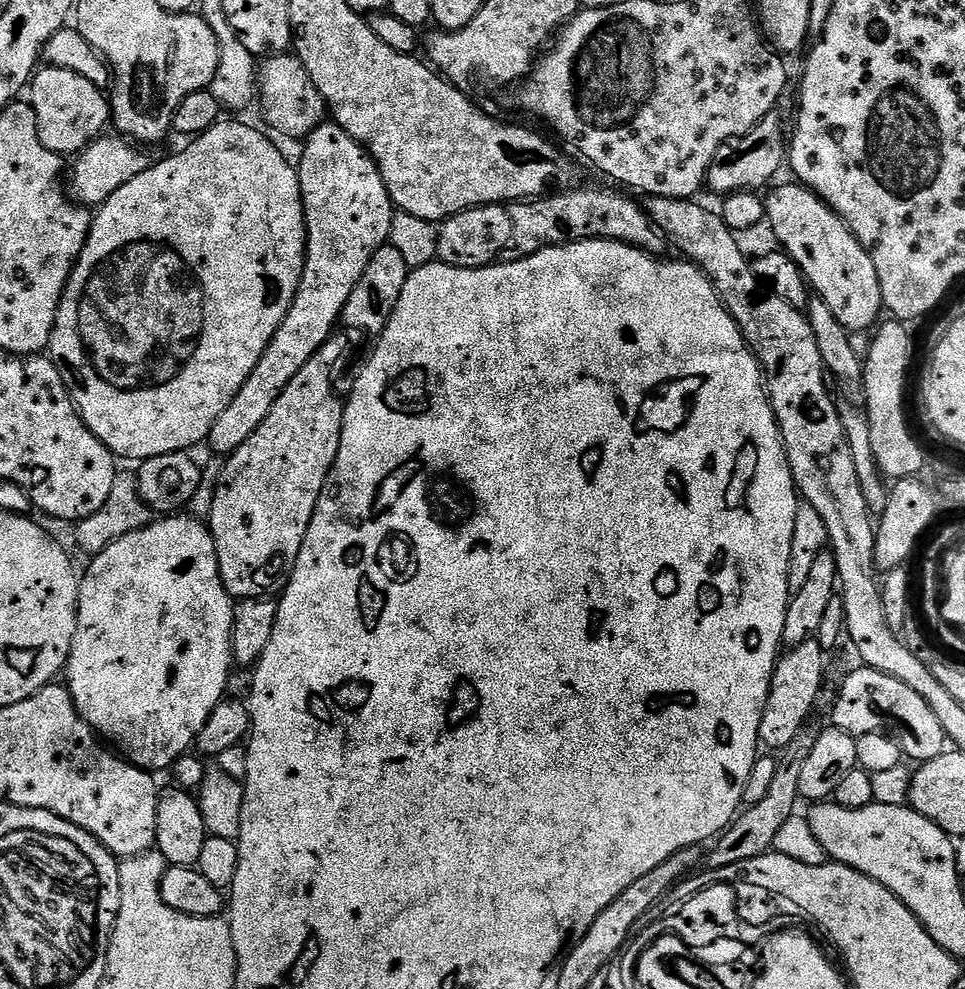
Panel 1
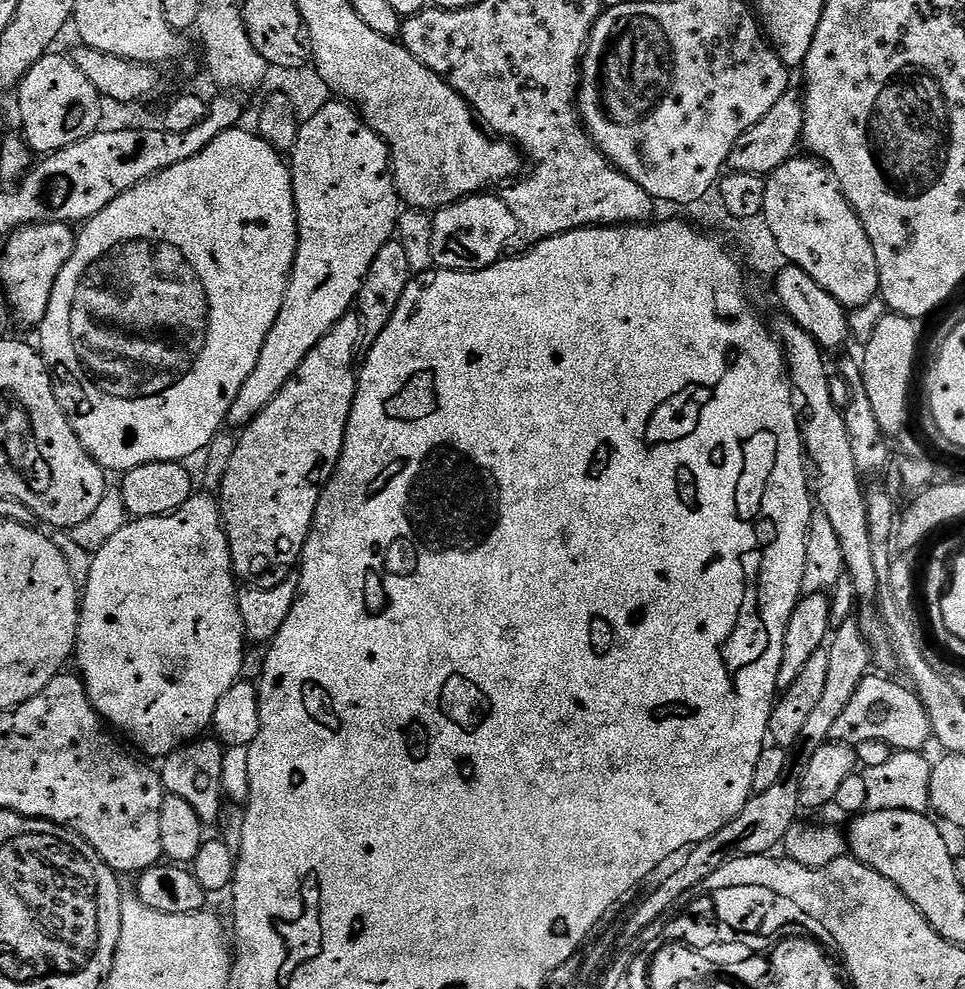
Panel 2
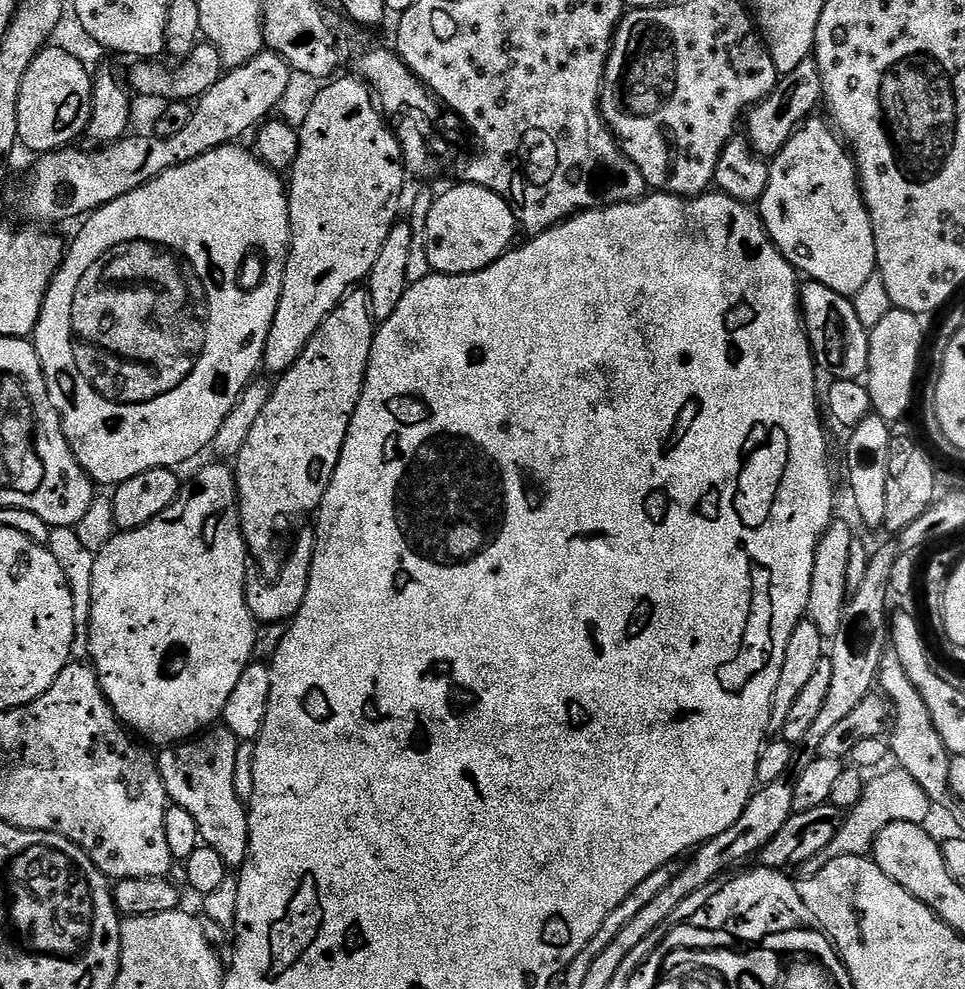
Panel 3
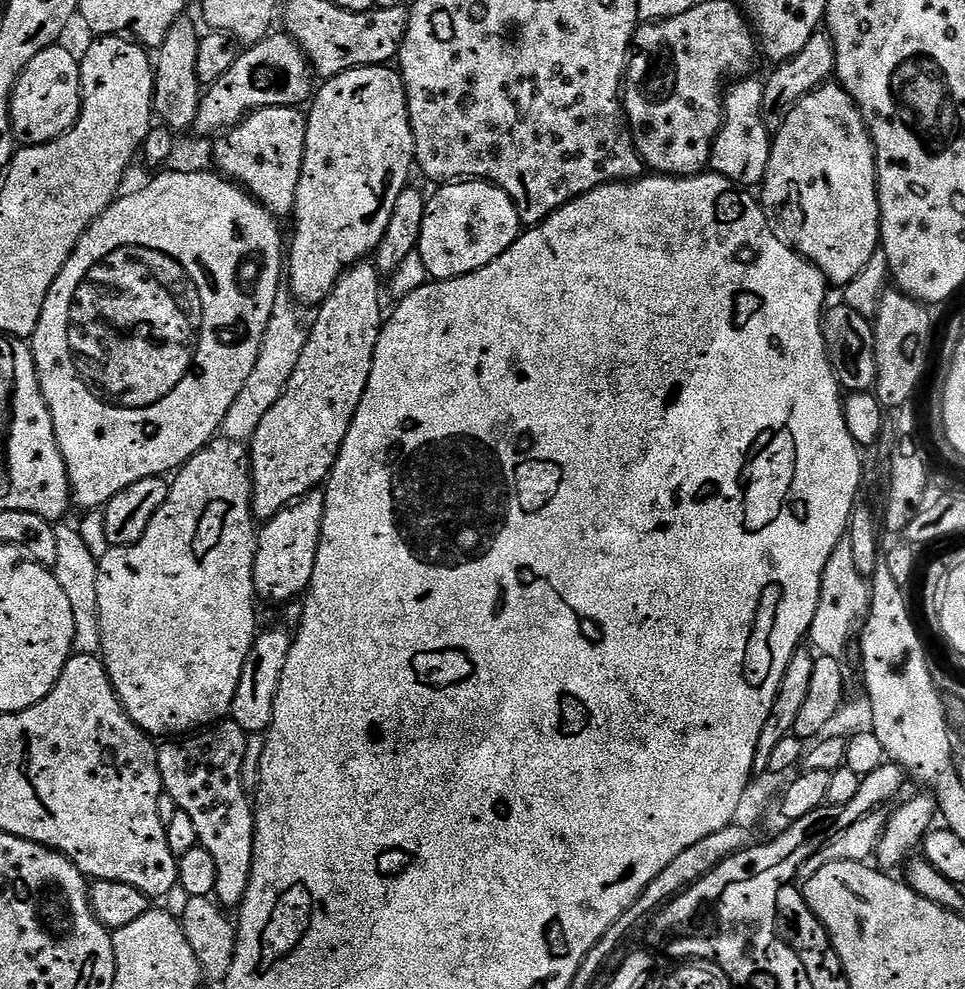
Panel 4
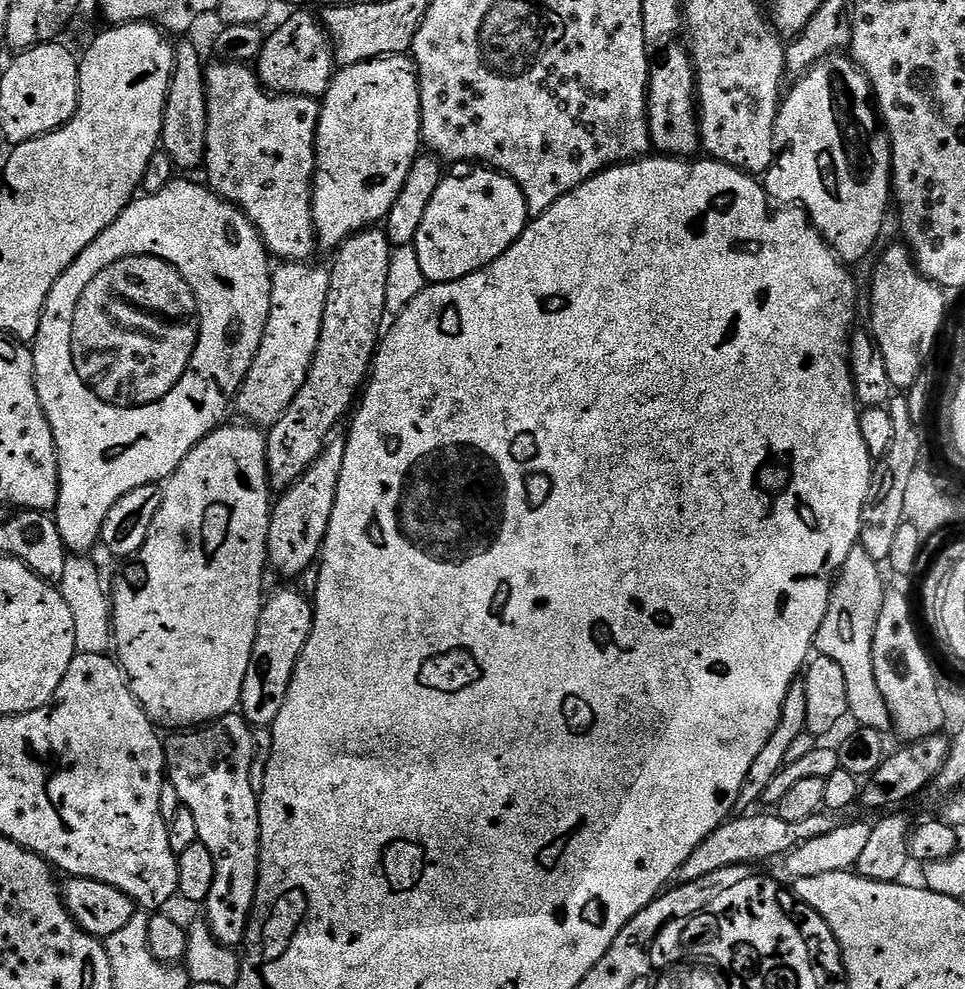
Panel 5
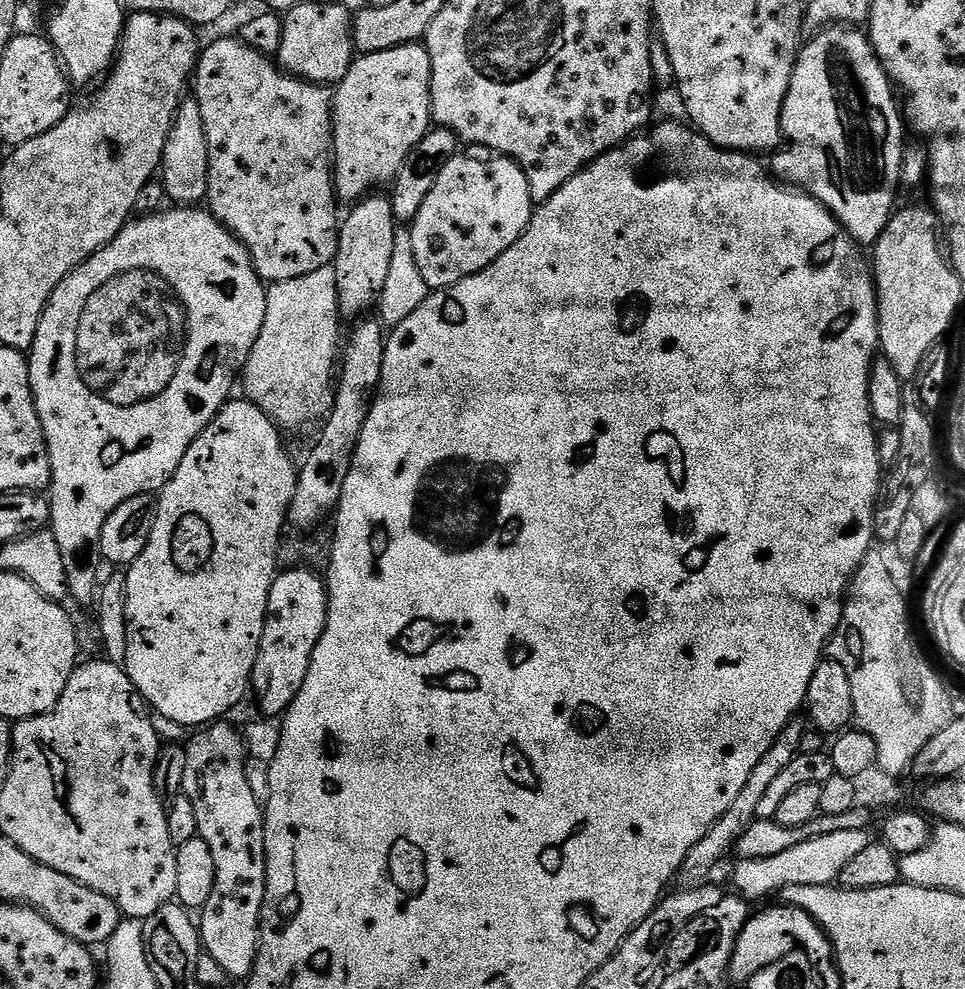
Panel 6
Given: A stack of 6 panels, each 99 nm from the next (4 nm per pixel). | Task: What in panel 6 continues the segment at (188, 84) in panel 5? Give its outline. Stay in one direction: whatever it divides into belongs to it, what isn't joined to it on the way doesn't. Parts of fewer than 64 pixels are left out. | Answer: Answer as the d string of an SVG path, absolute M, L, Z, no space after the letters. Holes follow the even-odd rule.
M195 98L181 100L158 172L161 177L164 175L164 194L173 205L196 206L207 197L210 150L206 146L206 126L202 126L202 110Z

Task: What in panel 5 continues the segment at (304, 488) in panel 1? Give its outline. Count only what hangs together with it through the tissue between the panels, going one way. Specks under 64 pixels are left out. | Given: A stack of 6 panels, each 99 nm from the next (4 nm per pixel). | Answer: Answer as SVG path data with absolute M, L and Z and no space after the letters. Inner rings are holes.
M373 226L355 232L335 253L336 261L330 264L328 274L326 314L322 314L322 334L318 338L312 369L286 414L282 414L280 421L266 432L268 478L273 489L290 488L294 481L302 478L322 454L340 419L353 411L358 393L370 375L378 347L378 333L385 323L386 282L390 278L393 251L394 246L388 241L387 234Z

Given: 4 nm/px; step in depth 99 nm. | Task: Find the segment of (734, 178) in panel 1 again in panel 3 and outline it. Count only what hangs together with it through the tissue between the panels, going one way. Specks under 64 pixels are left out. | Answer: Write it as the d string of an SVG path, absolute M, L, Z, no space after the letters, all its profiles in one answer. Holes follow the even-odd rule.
M809 58L802 62L802 66L790 70L790 74L780 77L772 93L762 103L755 105L747 113L746 135L749 144L761 158L771 158L779 154L790 142L790 138L799 130L800 125L813 115L816 107L821 107L824 99L824 87L820 77L820 67L815 59Z

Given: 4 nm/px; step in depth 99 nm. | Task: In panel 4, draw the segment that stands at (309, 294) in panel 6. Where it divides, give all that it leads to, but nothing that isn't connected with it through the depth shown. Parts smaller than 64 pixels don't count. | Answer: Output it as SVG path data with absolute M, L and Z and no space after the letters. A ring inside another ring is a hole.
M282 290L278 298L274 298L274 310L266 326L266 334L262 338L258 362L254 362L250 378L246 378L238 398L234 398L220 427L219 435L223 439L239 444L251 441L252 435L258 430L258 422L266 418L266 410L270 410L270 406L274 406L274 402L282 398L284 387L290 382L290 374L294 374L294 366L298 366L298 358L302 358L302 350L308 340L306 320L304 324L299 310L301 311L291 291Z

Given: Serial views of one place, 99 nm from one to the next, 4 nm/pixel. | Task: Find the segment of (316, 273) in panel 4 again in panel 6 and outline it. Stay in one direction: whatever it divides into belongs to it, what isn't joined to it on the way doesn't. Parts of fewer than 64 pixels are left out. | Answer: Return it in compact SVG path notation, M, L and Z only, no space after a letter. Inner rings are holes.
M423 43L403 44L381 52L357 55L342 82L335 85L332 97L332 163L337 197L341 201L359 202L379 184L391 185L406 154L422 142L430 130L432 118L432 71L430 54Z

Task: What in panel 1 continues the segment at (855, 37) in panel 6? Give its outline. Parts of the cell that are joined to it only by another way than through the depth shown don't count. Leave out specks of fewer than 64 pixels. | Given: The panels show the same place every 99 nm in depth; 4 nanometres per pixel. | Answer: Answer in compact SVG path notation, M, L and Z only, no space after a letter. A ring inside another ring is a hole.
M799 182L791 183L773 187L767 193L766 219L774 228L778 244L799 266L811 291L824 300L844 329L849 333L868 332L881 319L880 312L884 308L878 270L874 270L870 254L866 254L846 222L842 222L840 215L821 196Z

